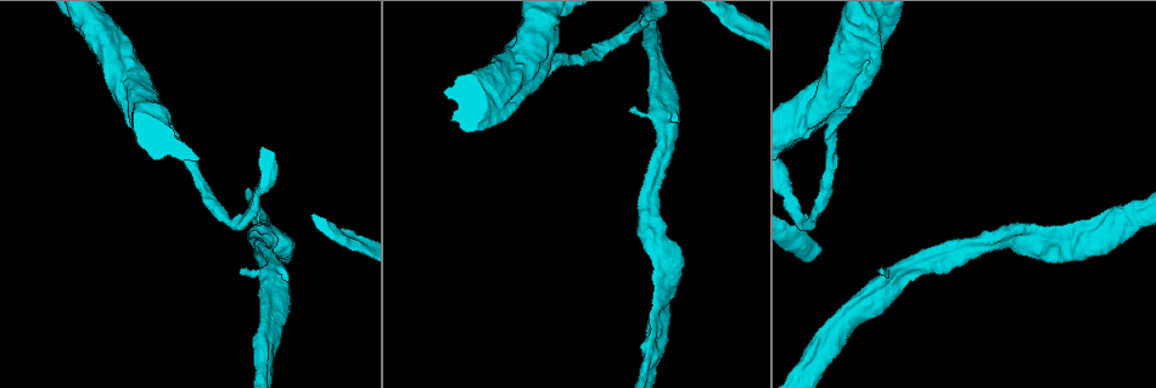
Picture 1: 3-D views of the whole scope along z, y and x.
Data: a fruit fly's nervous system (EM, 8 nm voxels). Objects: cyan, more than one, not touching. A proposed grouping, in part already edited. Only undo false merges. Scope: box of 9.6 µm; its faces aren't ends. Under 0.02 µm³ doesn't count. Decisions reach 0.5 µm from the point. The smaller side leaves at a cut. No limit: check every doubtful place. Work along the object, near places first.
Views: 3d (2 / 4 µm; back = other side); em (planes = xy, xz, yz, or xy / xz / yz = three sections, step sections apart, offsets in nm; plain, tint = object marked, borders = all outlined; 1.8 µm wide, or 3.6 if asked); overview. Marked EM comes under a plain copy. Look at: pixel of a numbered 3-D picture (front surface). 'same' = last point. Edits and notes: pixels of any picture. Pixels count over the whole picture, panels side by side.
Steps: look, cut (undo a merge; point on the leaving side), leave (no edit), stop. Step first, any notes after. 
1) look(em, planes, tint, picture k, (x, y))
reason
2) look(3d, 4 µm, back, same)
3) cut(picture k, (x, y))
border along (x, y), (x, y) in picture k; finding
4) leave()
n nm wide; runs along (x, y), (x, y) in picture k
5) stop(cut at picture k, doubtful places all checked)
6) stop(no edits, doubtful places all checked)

look(3d, 4 µm, back, picture 1, (672, 134))
sudden change in width

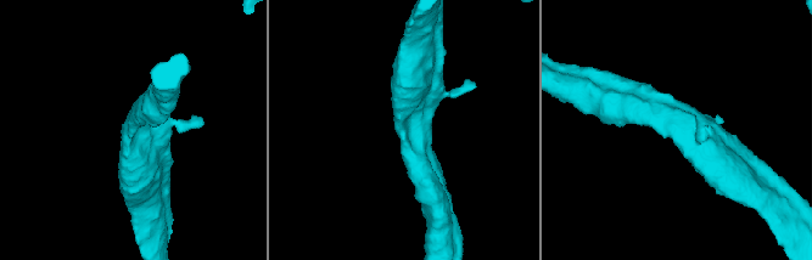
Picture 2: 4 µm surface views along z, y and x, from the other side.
look(em, planes, tint, picture 2, (410, 119))

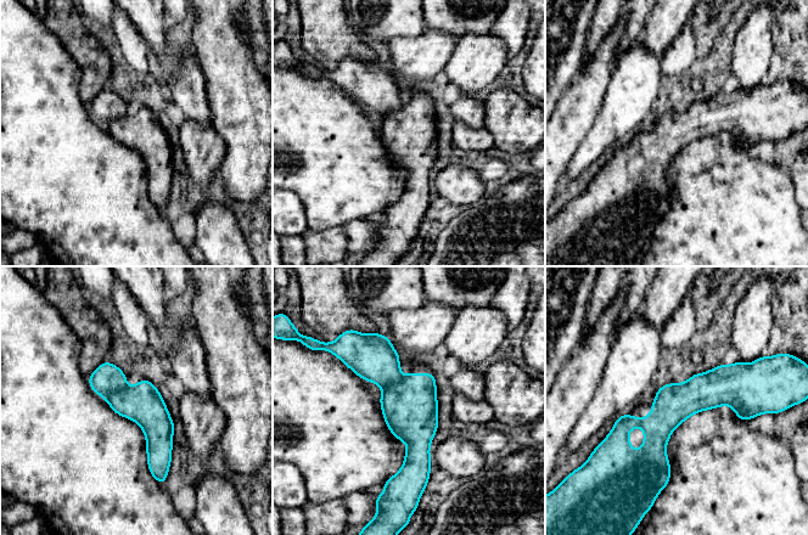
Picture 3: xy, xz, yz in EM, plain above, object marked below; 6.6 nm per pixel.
leave()
260 nm wide; runs along (755, 396), (694, 395), (615, 431) in picture 3; continuous, no second neuron

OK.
look(em, 3.6 µm, yz, step 4, tint, picture 1, (1045, 243))
a narrow waist

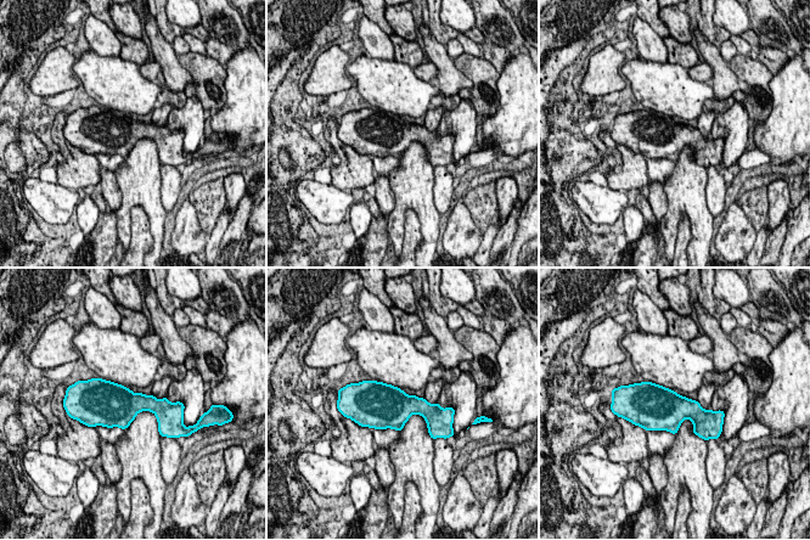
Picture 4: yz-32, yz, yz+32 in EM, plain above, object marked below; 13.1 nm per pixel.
leave()
500 nm wide; one neuron here

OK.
look(3d, 4 µm, picture 1, (549, 52))
sudden change in width

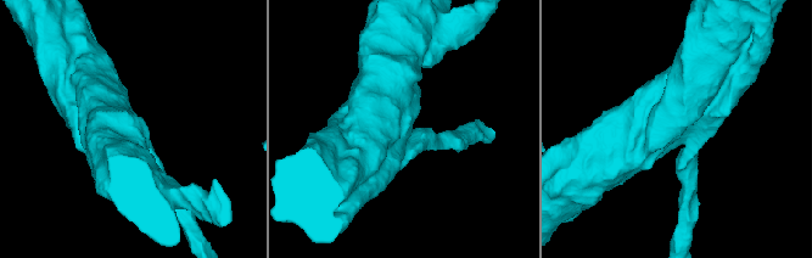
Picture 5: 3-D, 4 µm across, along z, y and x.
look(em, 3.6 µm, xz, step 16, tint, picture 5, (398, 130))
now the EM

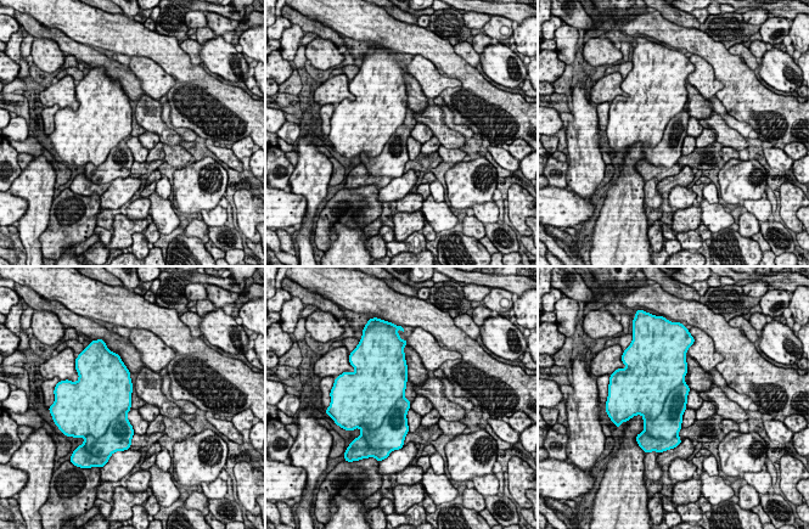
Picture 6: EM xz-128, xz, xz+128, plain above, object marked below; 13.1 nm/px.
look(em, 3.6 µm, planes, tint, same)

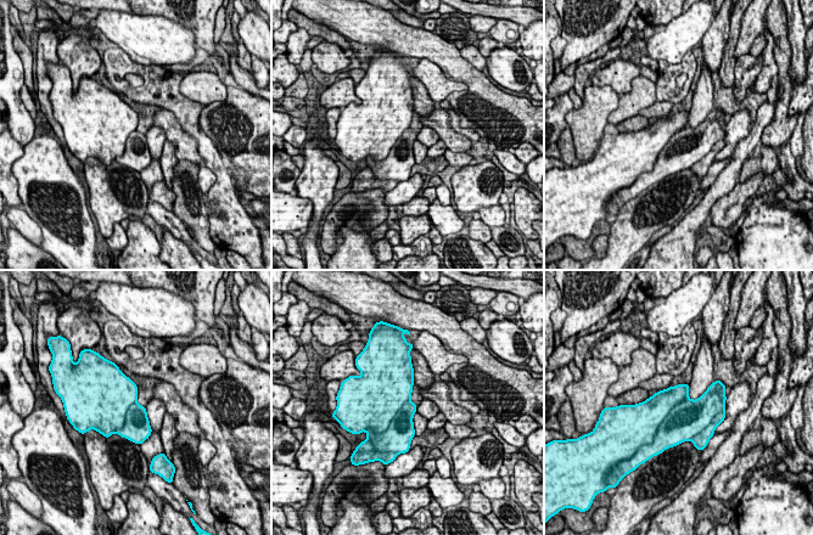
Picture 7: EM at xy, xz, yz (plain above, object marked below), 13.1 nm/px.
cut(picture 7, (700, 440))
border along (722, 411), (690, 439) in picture 7; two neurons meet here

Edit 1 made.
look(overview)

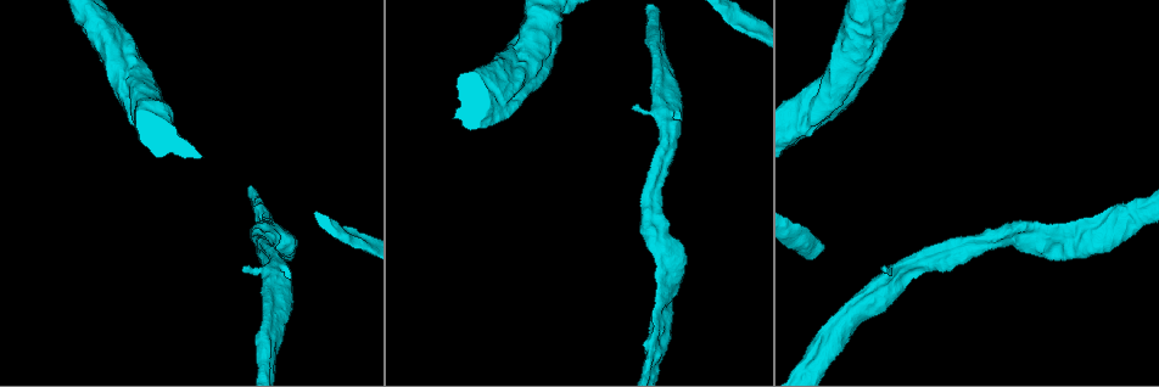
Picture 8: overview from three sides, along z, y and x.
look(em, 3.6 µm, planes, tint, picture 8, (876, 34))
calibre changes

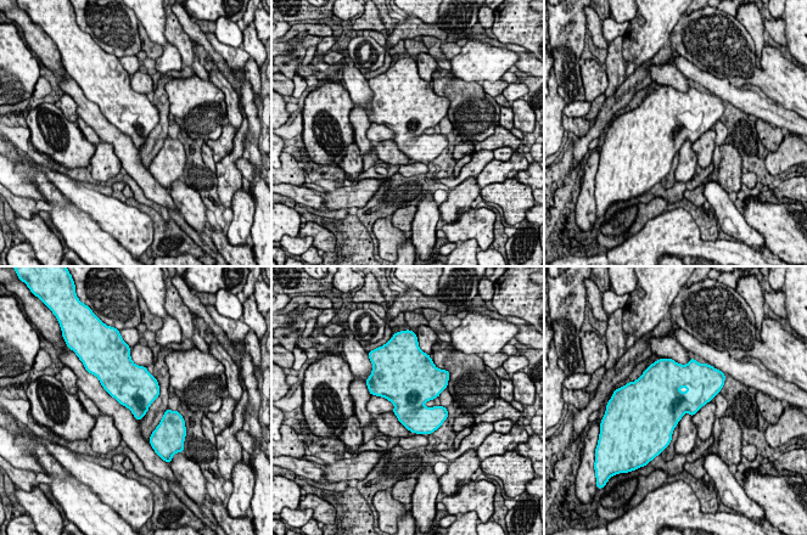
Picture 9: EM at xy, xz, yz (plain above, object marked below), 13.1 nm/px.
leave()
one neuron here

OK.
stop(cut at picture 7, doubtful places all checked)

